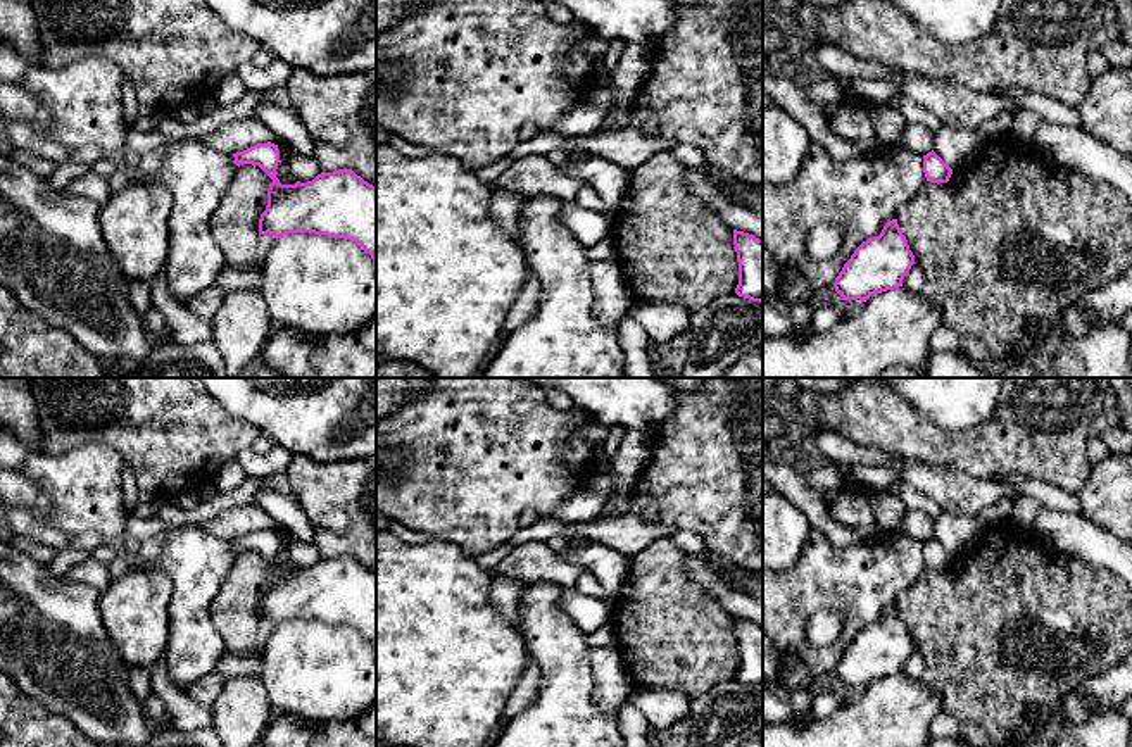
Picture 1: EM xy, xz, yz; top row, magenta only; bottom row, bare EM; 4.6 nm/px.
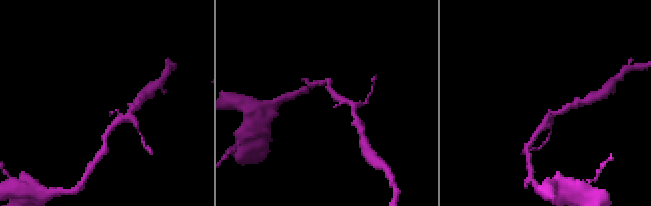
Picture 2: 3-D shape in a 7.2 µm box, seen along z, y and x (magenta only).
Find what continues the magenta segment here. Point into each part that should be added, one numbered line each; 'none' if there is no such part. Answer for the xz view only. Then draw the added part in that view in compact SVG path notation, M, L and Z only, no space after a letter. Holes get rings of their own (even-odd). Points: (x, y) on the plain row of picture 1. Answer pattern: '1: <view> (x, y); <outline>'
none

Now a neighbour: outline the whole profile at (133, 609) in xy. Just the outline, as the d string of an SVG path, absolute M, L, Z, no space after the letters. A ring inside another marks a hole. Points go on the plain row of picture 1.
M157 569L128 571L98 599L102 623L126 666L152 669L167 650L171 580Z

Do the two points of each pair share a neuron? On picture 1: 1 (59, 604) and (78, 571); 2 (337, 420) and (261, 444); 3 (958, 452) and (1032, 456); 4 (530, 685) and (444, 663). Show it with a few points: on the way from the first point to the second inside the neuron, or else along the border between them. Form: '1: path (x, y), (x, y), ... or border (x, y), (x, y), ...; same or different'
1: border (66, 575), (76, 582), (87, 582), (100, 592); different
2: border (261, 433), (275, 444); different
3: path (977, 452), (1013, 452); same
4: border (530, 656), (530, 665), (504, 708), (504, 720); different

